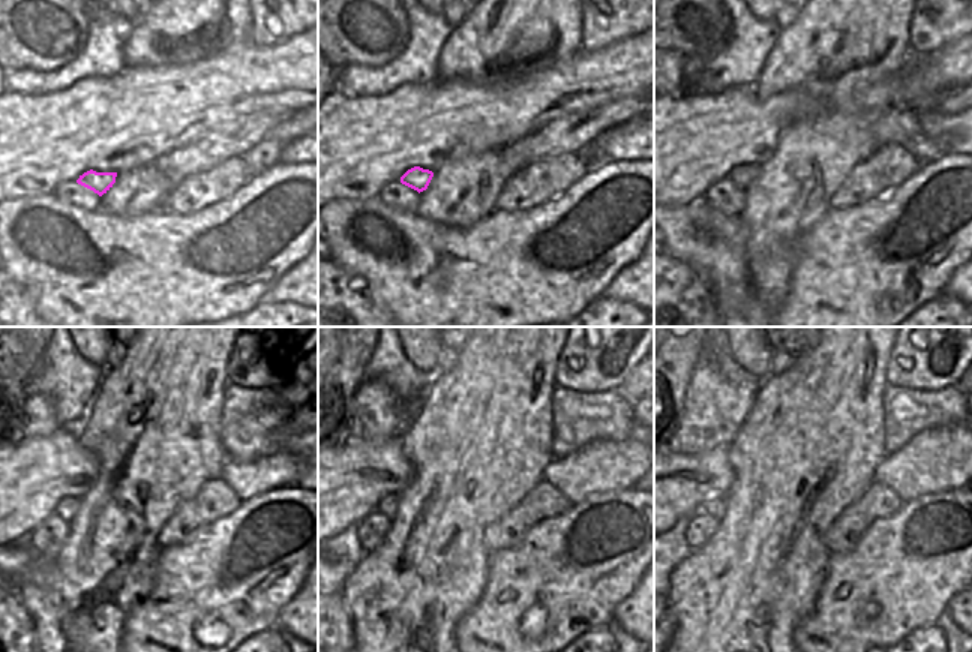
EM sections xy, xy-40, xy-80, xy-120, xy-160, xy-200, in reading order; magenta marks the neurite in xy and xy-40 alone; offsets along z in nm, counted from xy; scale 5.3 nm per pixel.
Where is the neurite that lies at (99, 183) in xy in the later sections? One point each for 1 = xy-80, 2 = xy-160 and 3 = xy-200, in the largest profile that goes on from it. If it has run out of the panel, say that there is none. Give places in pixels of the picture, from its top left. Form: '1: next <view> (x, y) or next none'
1: next xy-80 (743, 174)
2: next xy-160 (387, 507)
3: next xy-200 (716, 507)

